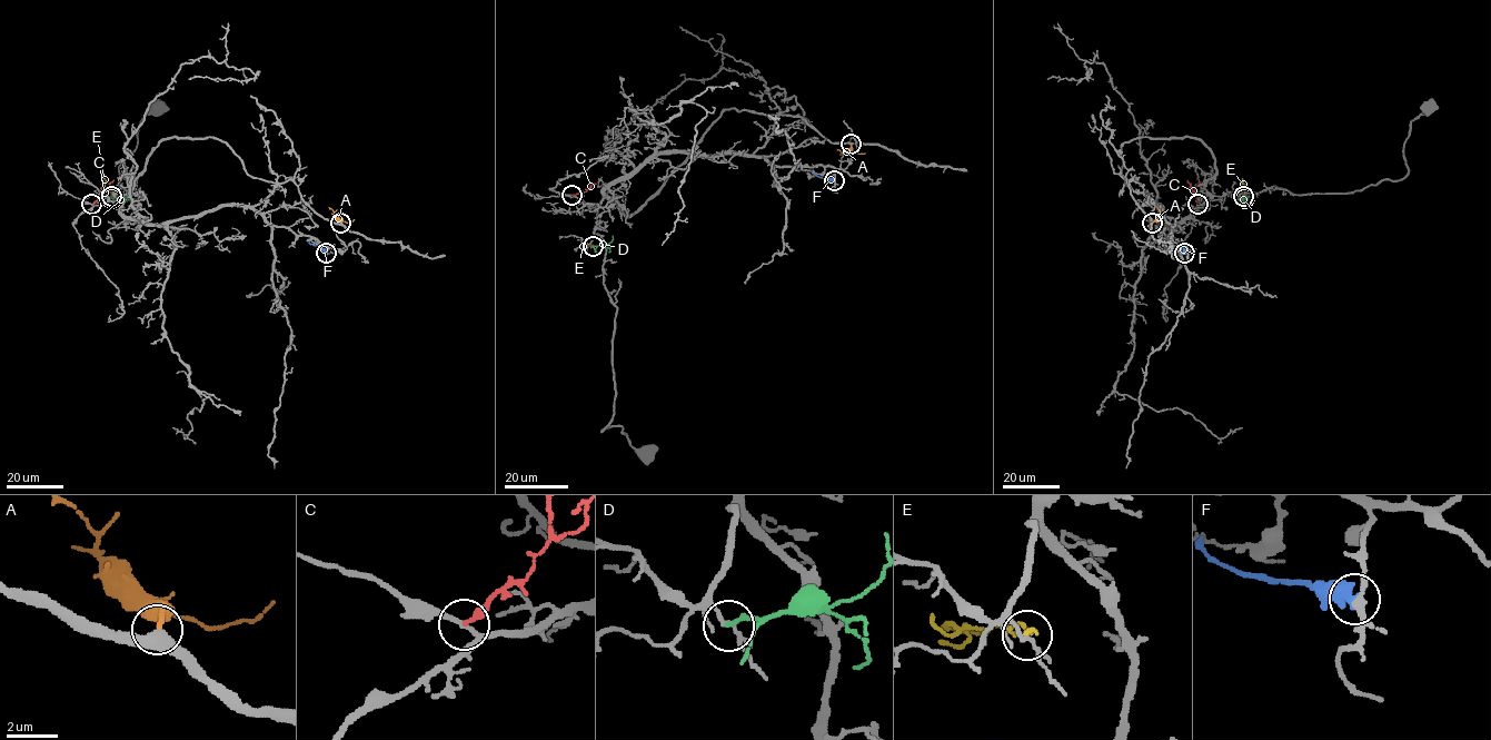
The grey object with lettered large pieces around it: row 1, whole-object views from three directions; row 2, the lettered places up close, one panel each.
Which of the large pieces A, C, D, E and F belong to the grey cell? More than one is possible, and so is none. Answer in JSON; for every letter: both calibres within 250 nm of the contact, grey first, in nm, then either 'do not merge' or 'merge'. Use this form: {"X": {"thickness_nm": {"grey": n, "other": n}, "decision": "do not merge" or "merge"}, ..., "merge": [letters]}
{"A": {"thickness_nm": {"grey": 460, "other": 160}, "decision": "merge"}, "C": {"thickness_nm": {"grey": 190, "other": 260}, "decision": "do not merge"}, "D": {"thickness_nm": {"grey": 140, "other": 180}, "decision": "do not merge"}, "E": {"thickness_nm": {"grey": 130, "other": 130}, "decision": "merge"}, "F": {"thickness_nm": {"grey": 200, "other": 360}, "decision": "do not merge"}, "merge": ["A", "E"]}

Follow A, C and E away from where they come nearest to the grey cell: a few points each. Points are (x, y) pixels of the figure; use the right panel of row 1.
A: (1152, 223), (1161, 214), (1156, 207)
C: (1198, 204), (1188, 180)
E: (1243, 196), (1242, 178)

